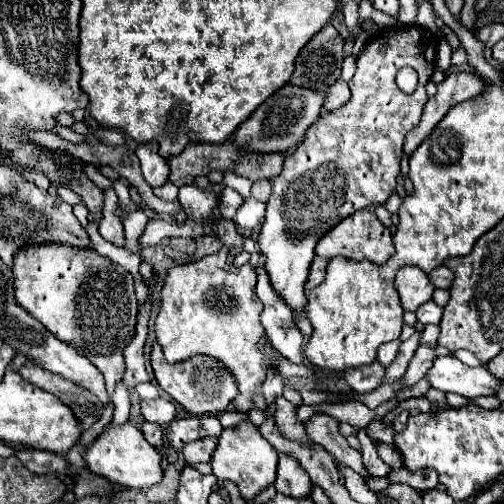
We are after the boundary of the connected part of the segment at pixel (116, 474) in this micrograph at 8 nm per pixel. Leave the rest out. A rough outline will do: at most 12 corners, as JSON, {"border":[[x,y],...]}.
{"border":[[129,422],[87,448],[91,472],[123,488],[163,480],[161,454]]}

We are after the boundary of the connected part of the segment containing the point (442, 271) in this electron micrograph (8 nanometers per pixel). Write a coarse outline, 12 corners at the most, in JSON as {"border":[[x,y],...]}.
{"border":[[439,266],[429,274],[435,288],[451,288],[453,270]]}

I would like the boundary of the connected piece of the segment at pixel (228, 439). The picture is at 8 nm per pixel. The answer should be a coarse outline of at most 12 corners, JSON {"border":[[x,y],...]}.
{"border":[[249,416],[225,428],[213,474],[245,500],[275,482],[277,450]]}

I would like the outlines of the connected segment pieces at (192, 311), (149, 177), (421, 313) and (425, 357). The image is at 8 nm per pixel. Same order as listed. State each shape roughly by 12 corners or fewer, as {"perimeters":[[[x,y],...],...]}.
{"perimeters":[[[173,266],[155,320],[171,364],[205,354],[253,408],[271,358],[255,270]],[[157,144],[135,150],[143,178],[157,188],[169,178],[169,164]],[[431,300],[415,314],[421,324],[439,324],[443,308]],[[419,346],[409,362],[405,388],[419,382],[433,366],[435,348]]]}

